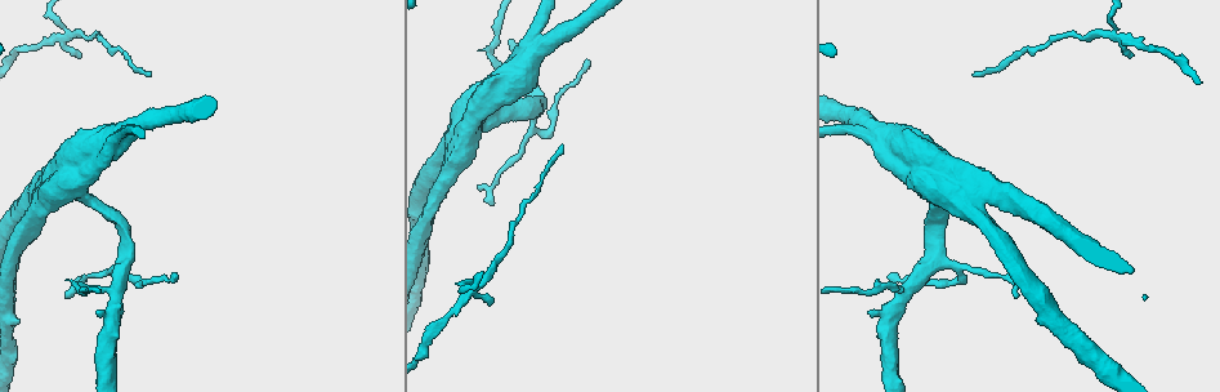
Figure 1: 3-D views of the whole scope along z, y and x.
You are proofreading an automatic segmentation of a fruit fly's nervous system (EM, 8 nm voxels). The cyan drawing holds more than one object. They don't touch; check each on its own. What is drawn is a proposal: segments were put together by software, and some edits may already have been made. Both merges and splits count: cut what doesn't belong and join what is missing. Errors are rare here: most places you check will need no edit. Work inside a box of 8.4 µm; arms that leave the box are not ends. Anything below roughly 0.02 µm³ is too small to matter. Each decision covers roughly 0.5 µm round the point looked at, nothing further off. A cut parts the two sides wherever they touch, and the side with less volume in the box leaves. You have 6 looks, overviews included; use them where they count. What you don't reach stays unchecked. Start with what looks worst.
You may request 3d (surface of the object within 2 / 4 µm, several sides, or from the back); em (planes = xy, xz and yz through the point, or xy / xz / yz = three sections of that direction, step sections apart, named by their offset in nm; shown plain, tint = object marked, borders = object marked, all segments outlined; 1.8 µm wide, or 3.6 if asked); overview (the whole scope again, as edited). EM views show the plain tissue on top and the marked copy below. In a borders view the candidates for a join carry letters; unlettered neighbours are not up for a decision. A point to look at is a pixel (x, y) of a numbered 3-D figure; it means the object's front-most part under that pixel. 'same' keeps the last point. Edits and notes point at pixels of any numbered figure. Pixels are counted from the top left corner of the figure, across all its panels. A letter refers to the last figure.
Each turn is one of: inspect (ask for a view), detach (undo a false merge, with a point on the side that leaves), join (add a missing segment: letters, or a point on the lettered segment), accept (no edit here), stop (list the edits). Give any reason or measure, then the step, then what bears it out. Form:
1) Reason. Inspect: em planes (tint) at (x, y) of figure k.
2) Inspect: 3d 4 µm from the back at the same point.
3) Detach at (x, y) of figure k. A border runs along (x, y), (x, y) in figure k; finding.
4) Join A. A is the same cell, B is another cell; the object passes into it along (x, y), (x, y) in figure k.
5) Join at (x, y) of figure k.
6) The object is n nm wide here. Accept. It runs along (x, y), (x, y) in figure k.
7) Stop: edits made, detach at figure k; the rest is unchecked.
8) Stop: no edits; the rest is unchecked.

Two arms in line, one across. Inspect: 3d 2 µm at (57, 37) of figure 1.

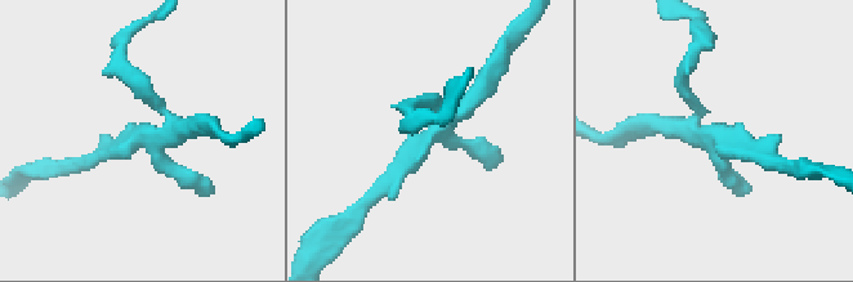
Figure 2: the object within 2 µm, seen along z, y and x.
Inspect: em xz step 4 (tint) at (435, 137) of figure 2.

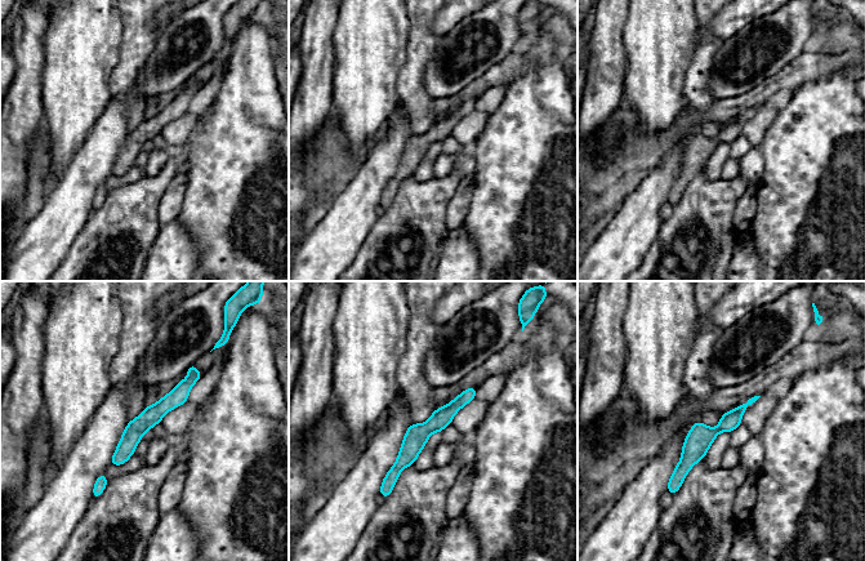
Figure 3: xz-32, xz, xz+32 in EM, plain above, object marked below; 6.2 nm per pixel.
Cut it another way. Inspect: em planes (borders) at the same point.

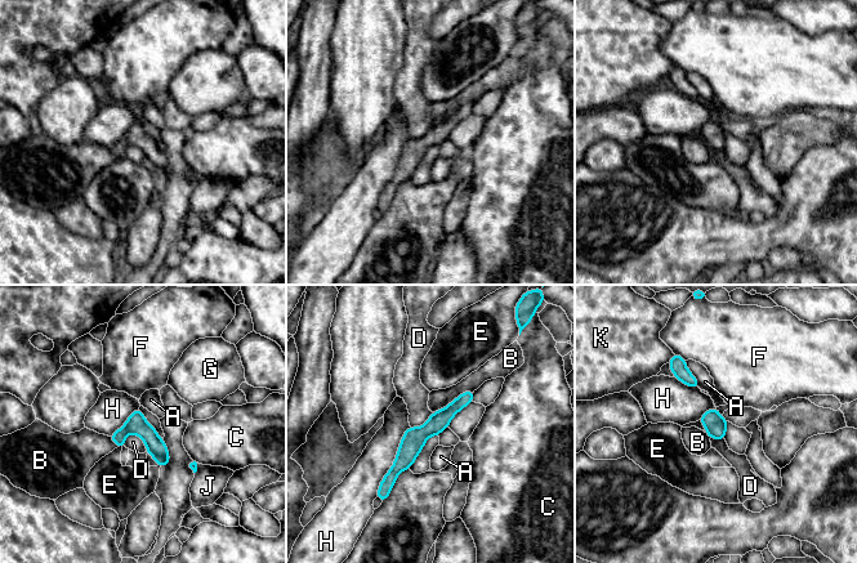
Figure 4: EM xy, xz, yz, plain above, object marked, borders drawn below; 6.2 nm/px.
The object is 120 nm wide here. Accept. A, B, C, D, E, F, G, H, J and K are other cells; all the same cell.

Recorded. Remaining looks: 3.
Inspect: em 3.6 µm planes (borders) at (539, 46) of figure 1.

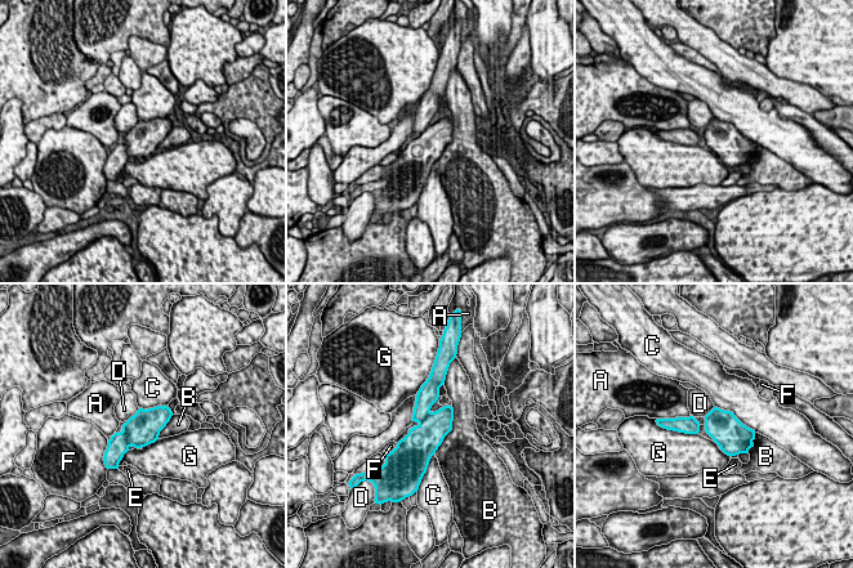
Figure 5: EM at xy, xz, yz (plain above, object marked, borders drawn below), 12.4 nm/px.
Accept. A, B, C, D, E, F and G are other cells; all the same cell.

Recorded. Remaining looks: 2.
Thin arm on a thick one. Inspect: 3d 4 µm at (76, 189) of figure 1.

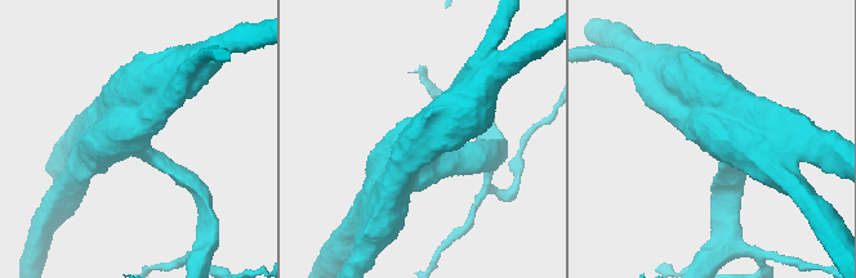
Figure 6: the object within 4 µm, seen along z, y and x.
4 arms meet here; now the EM. Inspect: em planes (borders) at (132, 143) of figure 6.

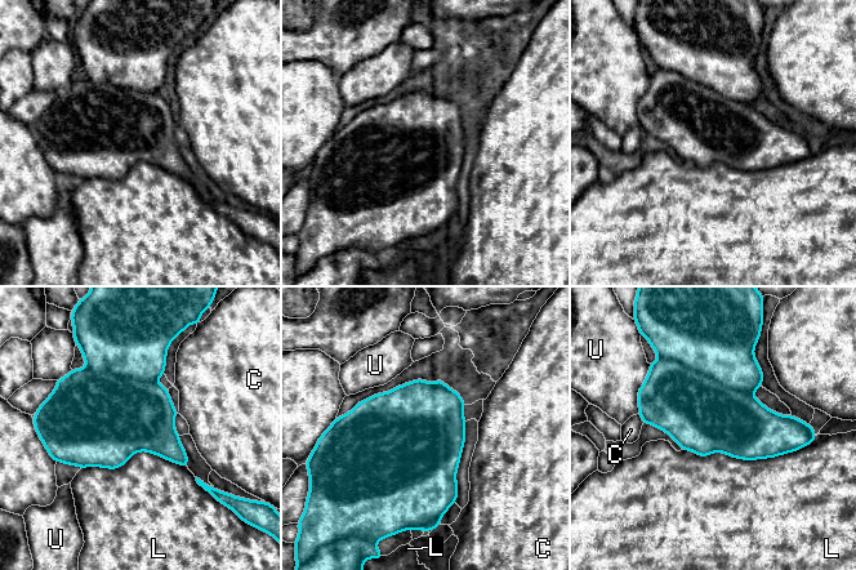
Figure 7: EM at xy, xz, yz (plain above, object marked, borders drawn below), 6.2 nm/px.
Accept. C, L and U are other cells; one cell here.

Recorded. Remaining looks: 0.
Stop: no edits; the rest is unchecked.

